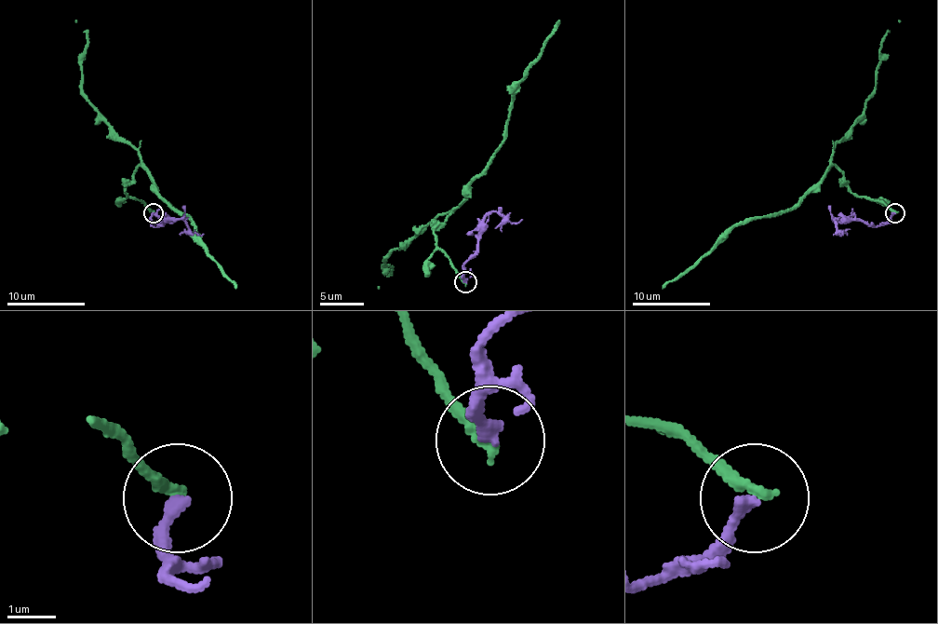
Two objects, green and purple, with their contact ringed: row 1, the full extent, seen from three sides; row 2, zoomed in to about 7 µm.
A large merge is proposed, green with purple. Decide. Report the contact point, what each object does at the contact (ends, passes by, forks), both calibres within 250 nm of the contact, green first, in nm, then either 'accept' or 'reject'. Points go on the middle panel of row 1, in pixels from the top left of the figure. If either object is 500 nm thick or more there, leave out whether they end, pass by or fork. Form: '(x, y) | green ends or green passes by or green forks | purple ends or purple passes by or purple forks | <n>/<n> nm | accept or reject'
(465, 281) | green ends | purple ends | 240/280 nm | reject

